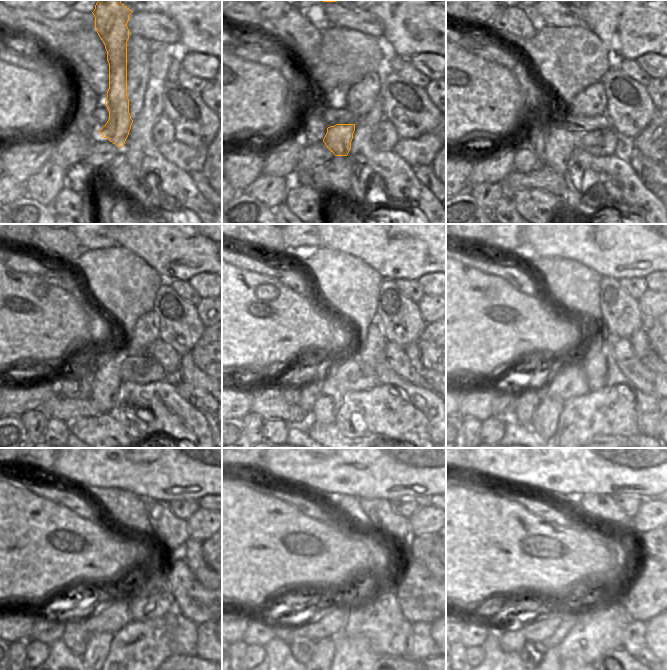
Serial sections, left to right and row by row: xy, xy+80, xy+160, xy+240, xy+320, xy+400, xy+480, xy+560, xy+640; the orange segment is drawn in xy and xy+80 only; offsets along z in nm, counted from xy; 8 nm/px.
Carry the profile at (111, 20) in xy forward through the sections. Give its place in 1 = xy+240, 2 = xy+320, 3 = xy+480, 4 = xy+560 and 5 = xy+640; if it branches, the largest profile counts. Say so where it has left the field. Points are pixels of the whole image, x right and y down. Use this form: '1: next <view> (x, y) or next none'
1: next xy+240 (107, 380)
2: next xy+320 (327, 405)
3: next xy+480 (97, 649)
4: next xy+560 (324, 648)
5: next xy+640 (549, 651)

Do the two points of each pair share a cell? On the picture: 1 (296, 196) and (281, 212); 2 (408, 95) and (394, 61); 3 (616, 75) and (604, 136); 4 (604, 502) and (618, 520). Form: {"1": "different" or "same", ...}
{"1": "different", "2": "different", "3": "different", "4": "same"}

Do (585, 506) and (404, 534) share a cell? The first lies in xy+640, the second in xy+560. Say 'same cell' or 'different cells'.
same cell

